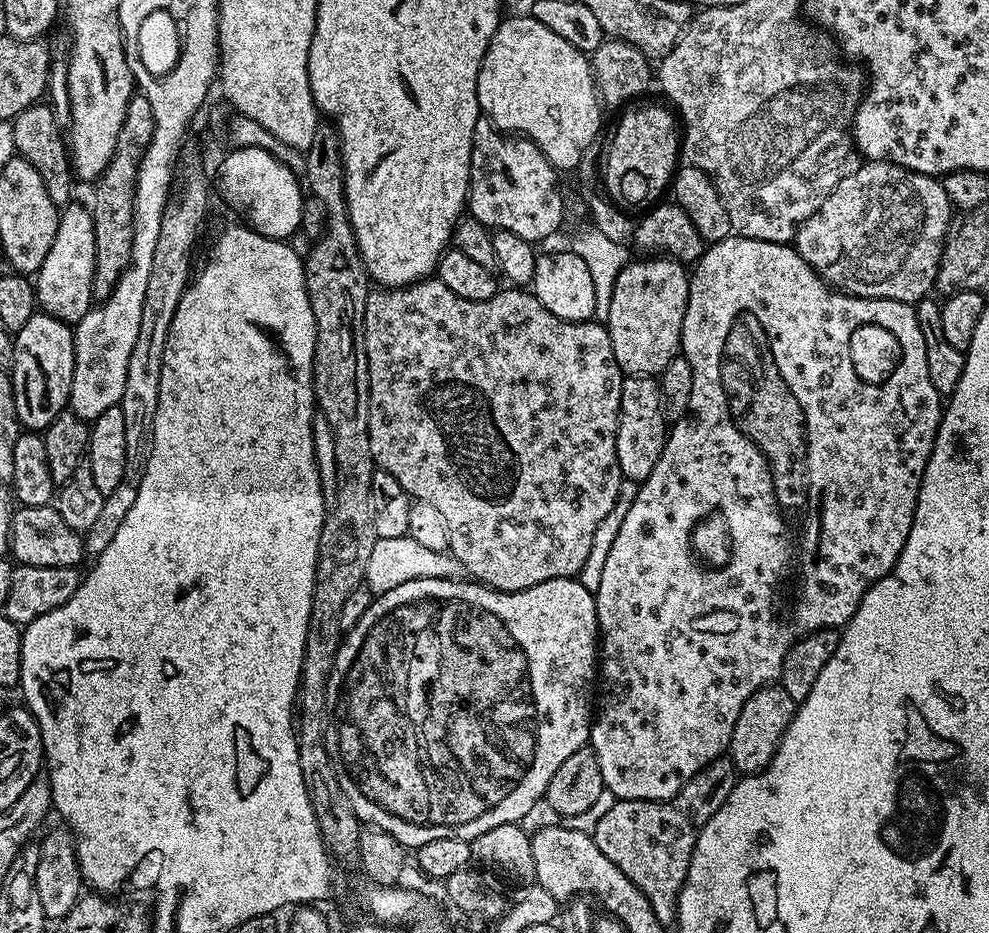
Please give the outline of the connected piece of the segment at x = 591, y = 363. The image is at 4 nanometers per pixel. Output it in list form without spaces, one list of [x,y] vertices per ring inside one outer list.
[[[435,278],[420,281],[418,284],[407,284],[405,288],[386,288],[376,286],[371,289],[366,298],[366,310],[364,311],[364,345],[366,346],[366,366],[368,367],[368,430],[370,432],[370,454],[379,471],[390,474],[390,478],[398,478],[398,486],[406,490],[413,500],[430,502],[443,515],[446,522],[446,534],[450,534],[448,552],[456,559],[456,563],[473,581],[479,582],[489,588],[495,588],[498,592],[521,592],[530,586],[538,586],[547,580],[554,578],[576,578],[584,568],[590,556],[590,546],[594,542],[594,530],[614,510],[614,502],[620,497],[622,477],[618,466],[618,450],[616,449],[616,431],[620,425],[620,403],[622,402],[622,386],[626,379],[626,373],[620,369],[614,358],[614,346],[610,342],[610,334],[603,323],[596,324],[592,320],[563,320],[558,314],[550,314],[542,302],[532,295],[531,291],[521,290],[516,286],[505,287],[497,290],[494,298],[474,302],[470,298],[458,298],[454,290],[442,286],[442,282]]]

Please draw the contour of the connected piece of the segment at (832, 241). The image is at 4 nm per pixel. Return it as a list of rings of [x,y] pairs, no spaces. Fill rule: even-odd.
[[[873,160],[861,163],[858,171],[851,172],[849,176],[842,178],[842,182],[838,182],[838,186],[832,191],[830,198],[826,198],[826,202],[822,202],[818,211],[810,214],[810,218],[806,218],[806,222],[800,224],[800,229],[796,232],[794,247],[799,256],[824,279],[824,283],[835,288],[837,292],[847,292],[850,296],[869,296],[875,300],[897,300],[903,304],[915,305],[931,293],[928,291],[933,291],[936,288],[936,275],[940,269],[940,254],[944,251],[944,242],[948,238],[953,220],[954,209],[946,198],[943,183],[937,177],[927,176],[921,172],[911,172],[909,168],[903,168],[890,162]]]

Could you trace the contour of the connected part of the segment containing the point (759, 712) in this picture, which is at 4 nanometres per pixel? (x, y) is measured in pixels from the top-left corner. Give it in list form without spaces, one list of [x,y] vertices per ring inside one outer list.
[[[779,683],[767,684],[765,688],[759,688],[757,692],[750,694],[750,698],[746,698],[738,714],[738,722],[734,722],[734,734],[726,749],[737,773],[751,774],[764,770],[774,758],[797,707],[797,701],[792,700],[790,694],[786,694],[786,690],[781,688]]]

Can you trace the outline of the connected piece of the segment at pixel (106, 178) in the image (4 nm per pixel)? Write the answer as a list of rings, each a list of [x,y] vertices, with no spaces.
[[[133,94],[126,106],[126,118],[122,120],[122,130],[118,132],[118,146],[114,148],[114,158],[110,166],[95,181],[96,197],[90,203],[94,222],[94,244],[96,246],[96,266],[92,283],[92,299],[103,302],[114,290],[118,278],[132,263],[132,219],[134,218],[134,194],[136,179],[146,146],[154,134],[154,110],[147,95]]]

